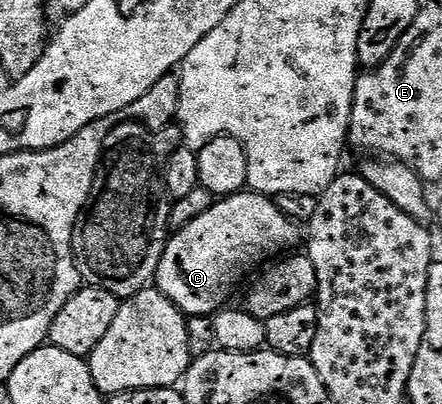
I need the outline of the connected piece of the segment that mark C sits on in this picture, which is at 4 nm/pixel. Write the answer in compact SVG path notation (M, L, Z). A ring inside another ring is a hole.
M249 189L243 190L237 195L227 195L219 198L212 205L212 209L208 209L208 213L200 213L200 217L196 217L196 221L192 221L188 225L184 225L177 233L169 236L166 248L162 254L162 260L158 266L158 273L156 276L156 287L157 290L161 291L164 297L168 297L176 304L178 310L183 315L189 317L192 315L209 315L213 316L215 313L223 310L227 306L226 303L230 299L230 294L234 291L234 286L245 277L249 271L257 269L261 263L263 265L269 264L271 261L277 260L283 253L289 252L289 247L294 247L298 243L298 227L299 224L295 220L290 219L286 216L279 208L277 202L269 195L259 195Z

